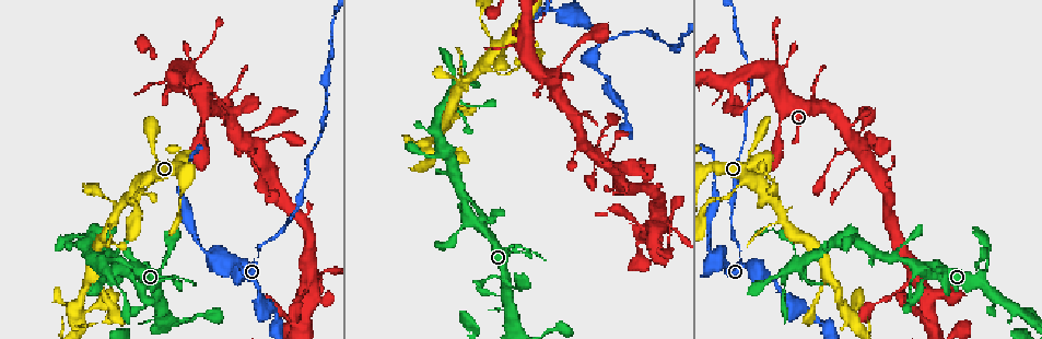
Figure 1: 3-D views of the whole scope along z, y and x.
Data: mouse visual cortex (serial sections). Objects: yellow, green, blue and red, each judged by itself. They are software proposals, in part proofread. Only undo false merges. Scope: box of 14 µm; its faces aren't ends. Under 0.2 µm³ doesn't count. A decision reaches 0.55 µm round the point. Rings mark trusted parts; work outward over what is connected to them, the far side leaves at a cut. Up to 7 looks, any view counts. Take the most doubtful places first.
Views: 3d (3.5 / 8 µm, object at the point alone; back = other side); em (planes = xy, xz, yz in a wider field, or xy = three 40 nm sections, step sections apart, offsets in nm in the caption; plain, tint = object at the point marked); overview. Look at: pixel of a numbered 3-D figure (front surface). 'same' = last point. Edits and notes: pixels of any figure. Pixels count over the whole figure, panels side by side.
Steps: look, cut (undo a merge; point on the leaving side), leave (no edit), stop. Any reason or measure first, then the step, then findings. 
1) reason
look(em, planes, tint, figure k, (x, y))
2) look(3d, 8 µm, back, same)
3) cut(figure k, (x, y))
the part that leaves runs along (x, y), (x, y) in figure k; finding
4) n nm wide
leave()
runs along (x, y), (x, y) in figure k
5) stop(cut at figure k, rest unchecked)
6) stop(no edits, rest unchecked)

small branch off a trunk
look(3d, 8 µm, figure 1, (496, 43))

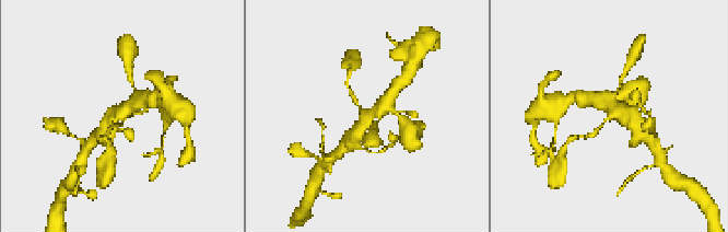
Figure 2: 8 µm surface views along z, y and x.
3 arms; arms of 200, 400, 500 nm
look(em, xy, step 2, tint, figure 2, (119, 117))

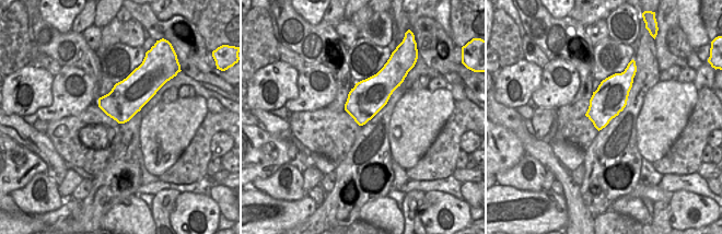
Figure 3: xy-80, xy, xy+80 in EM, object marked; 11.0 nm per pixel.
leave()
runs along (141, 100), (124, 109), (105, 136) in figure 2; one cell here

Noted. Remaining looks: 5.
look(3d, 3.5 µm, back, figure 1, (558, 10))

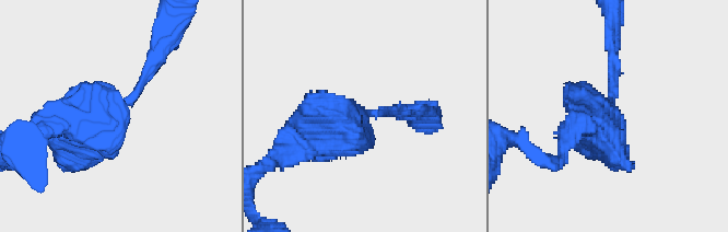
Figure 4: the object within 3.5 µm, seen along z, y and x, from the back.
look(em, planes, tint, figure 4, (366, 116))

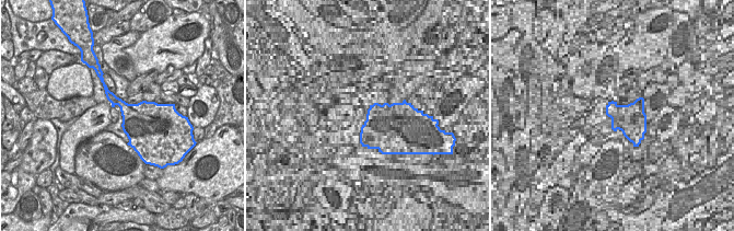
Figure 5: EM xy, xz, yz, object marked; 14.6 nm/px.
480 nm wide
leave()
runs along (55, 119), (105, 119), (139, 90), (162, 49) in figure 4; all the same cell

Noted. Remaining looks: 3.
thin neck
look(3d, 3.5 µm, figure 1, (321, 275))

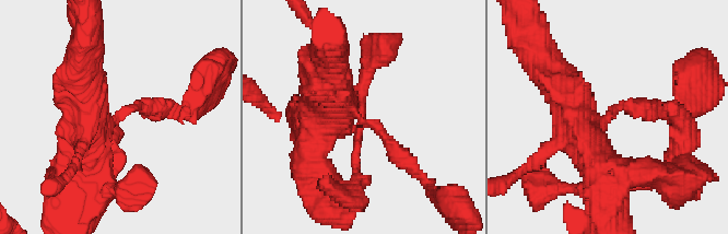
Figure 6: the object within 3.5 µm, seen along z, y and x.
need the tissue
look(em, planes, tint, figure 6, (609, 118))

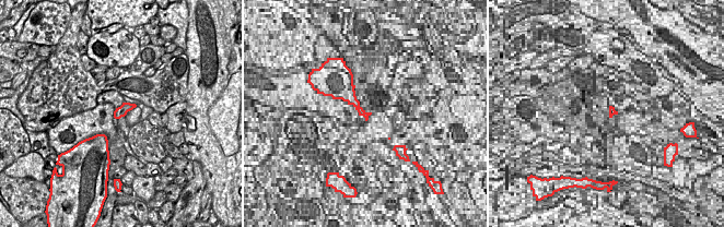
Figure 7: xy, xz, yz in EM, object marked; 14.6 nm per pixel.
160 nm wide
leave()
runs along (331, 84), (409, 168) in figure 6; one cell here

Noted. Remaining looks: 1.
stop(no edits, rest unchecked)

